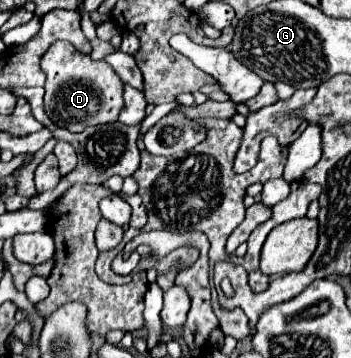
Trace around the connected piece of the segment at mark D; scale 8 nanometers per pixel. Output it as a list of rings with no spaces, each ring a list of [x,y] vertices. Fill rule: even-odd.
[[[56,41],[42,55],[40,69],[46,73],[44,109],[54,123],[64,125],[70,131],[82,131],[88,125],[112,123],[118,119],[124,105],[122,79],[106,61],[94,61],[76,51],[68,41]]]

